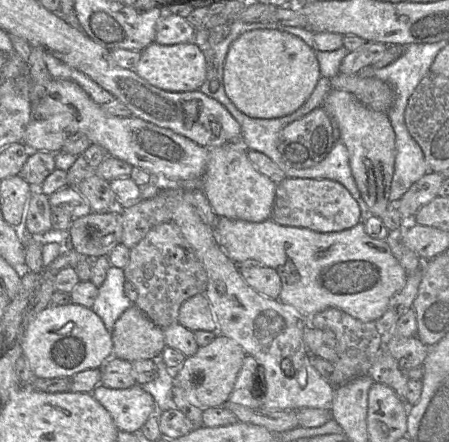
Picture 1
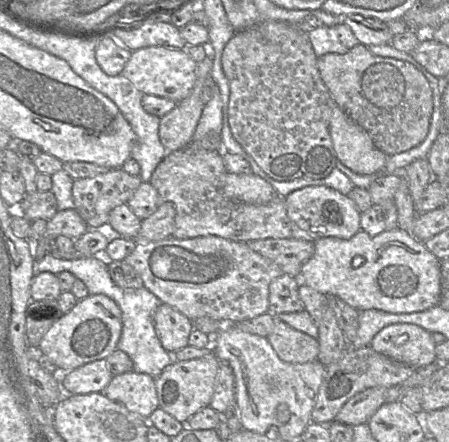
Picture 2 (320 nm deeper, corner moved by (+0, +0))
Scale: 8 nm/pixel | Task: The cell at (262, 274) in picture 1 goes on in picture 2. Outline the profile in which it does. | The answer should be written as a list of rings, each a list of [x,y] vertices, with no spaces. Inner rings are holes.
[[[282,273],[269,285],[269,312],[292,313],[303,311],[304,305],[298,294],[300,280],[296,277]]]

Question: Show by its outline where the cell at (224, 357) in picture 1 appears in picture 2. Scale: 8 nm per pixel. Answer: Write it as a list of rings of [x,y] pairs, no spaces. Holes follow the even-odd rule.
[[[211,355],[188,361],[177,361],[166,367],[155,379],[159,408],[179,422],[186,422],[201,409],[210,406],[221,361]]]

